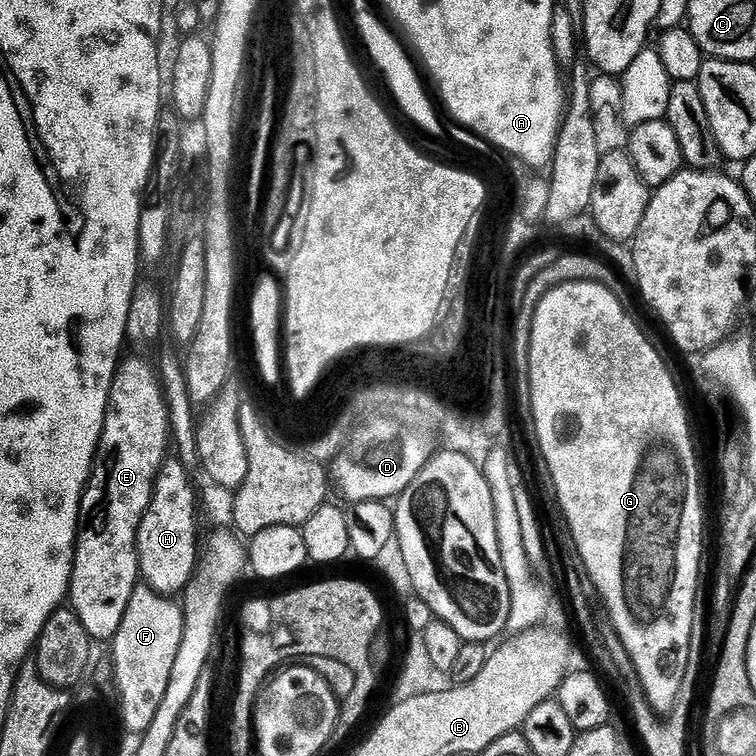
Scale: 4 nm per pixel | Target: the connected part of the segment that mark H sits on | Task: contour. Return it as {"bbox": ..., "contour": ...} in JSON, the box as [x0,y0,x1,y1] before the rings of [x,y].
{"bbox":[136,458,198,597],"contour":[[[176,458],[164,461],[156,477],[152,501],[138,530],[136,549],[140,555],[140,575],[143,583],[163,596],[175,597],[183,593],[196,572],[198,544],[192,541],[192,531],[198,525],[198,499],[191,475]]]}

